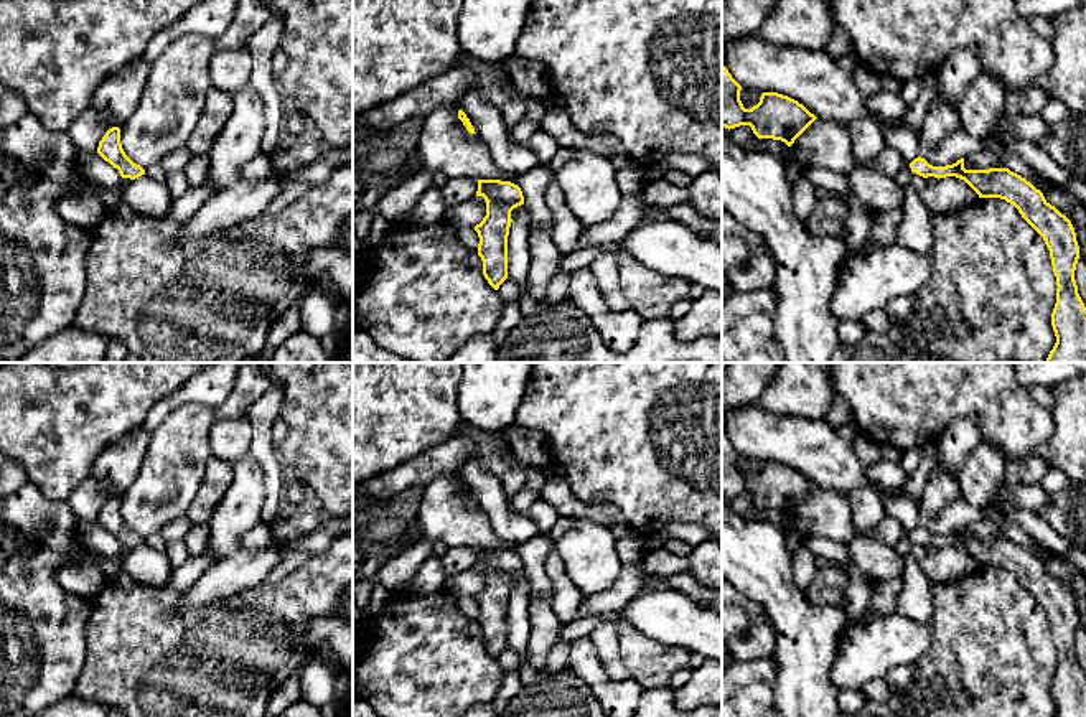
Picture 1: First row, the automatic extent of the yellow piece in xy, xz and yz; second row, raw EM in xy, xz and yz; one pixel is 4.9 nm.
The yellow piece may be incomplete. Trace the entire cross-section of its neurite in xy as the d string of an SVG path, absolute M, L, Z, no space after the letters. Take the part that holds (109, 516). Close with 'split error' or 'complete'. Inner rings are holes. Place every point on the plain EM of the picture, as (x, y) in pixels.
M112 496L105 501L99 511L97 523L109 531L114 537L119 539L122 547L135 549L145 544L145 539L133 532L124 521L120 513L120 498Z | complete

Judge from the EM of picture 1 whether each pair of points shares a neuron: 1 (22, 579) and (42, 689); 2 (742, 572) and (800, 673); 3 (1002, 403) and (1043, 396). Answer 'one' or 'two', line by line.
1: one
2: one
3: two

